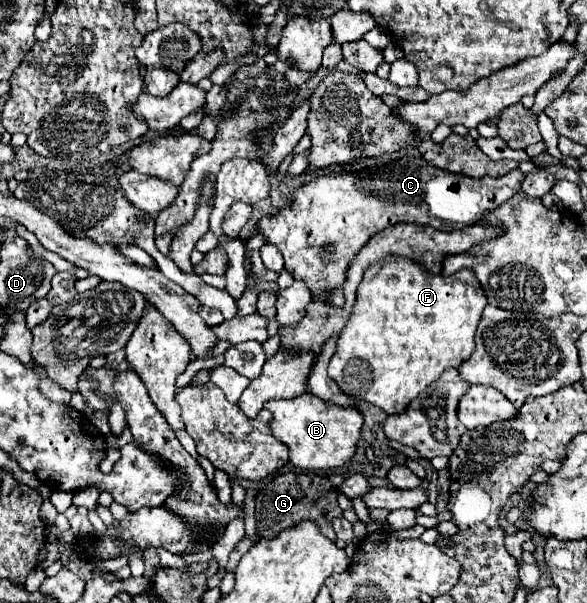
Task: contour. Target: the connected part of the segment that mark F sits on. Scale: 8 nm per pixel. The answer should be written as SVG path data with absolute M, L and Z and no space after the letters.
M386 257L384 263L374 263L364 271L358 287L352 315L338 339L338 353L330 359L328 375L352 399L364 399L388 415L402 413L408 401L416 399L440 373L448 367L458 367L474 353L474 333L488 299L472 269L454 275L432 275L420 263L406 257Z

